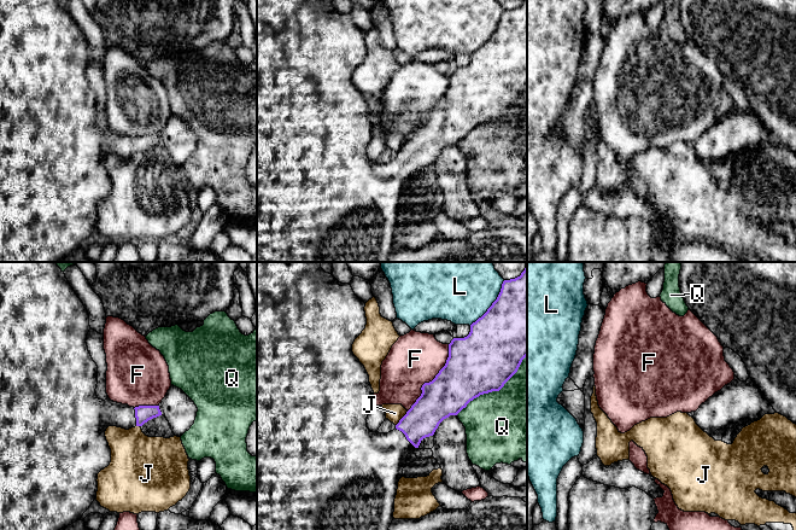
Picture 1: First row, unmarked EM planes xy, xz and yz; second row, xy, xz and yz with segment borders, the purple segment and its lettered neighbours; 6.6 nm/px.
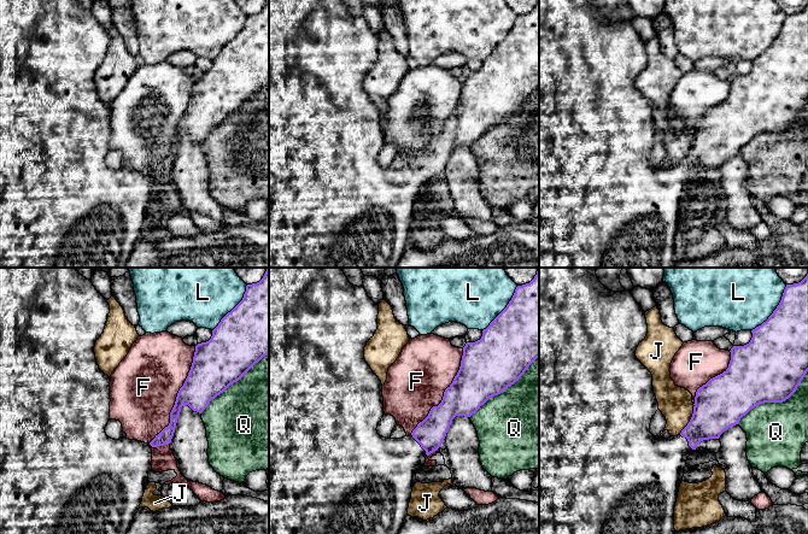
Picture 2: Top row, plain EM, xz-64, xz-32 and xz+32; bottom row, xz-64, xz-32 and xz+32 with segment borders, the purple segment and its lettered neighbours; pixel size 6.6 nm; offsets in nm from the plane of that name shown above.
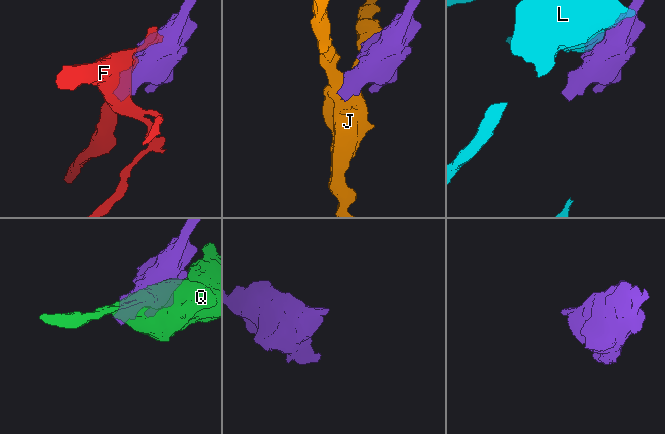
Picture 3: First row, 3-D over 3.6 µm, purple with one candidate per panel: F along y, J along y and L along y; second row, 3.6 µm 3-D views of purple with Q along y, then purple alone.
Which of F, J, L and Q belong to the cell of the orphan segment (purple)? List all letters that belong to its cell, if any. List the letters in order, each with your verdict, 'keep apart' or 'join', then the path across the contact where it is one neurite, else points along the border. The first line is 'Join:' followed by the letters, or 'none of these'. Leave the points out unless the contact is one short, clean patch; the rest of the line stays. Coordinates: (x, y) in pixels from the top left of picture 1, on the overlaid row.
Join: none of these
F: keep apart
J: keep apart
L: keep apart
Q: keep apart

